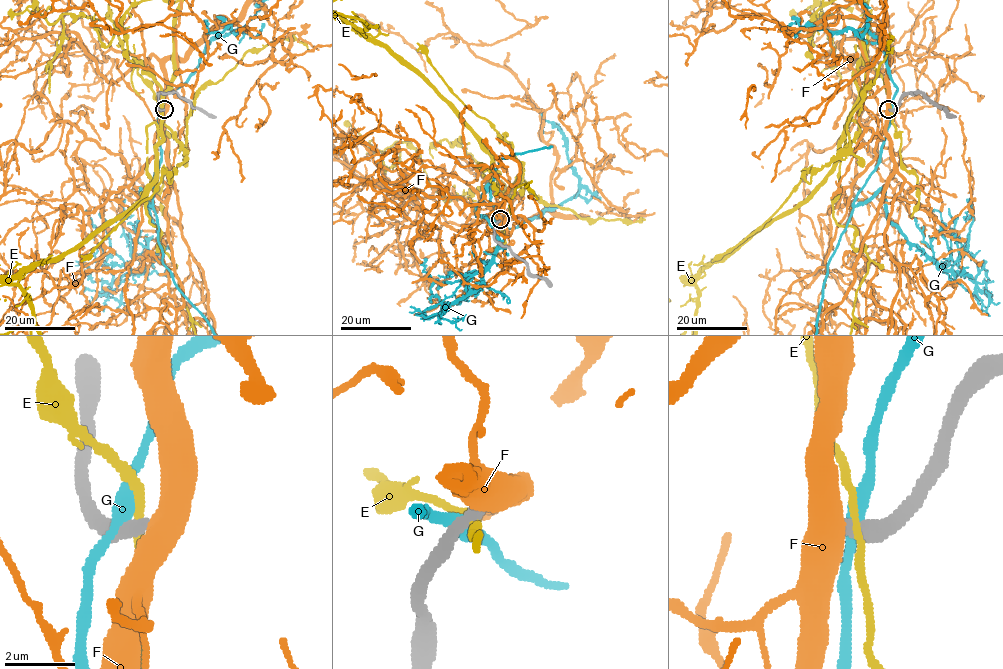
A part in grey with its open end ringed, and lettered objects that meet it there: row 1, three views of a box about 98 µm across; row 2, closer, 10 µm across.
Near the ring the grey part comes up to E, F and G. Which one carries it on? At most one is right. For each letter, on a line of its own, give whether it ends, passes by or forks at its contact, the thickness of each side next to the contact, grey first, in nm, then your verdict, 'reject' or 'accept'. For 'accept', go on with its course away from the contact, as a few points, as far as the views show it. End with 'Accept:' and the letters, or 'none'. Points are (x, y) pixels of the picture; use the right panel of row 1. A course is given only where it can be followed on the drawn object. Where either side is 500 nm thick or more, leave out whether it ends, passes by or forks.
E: it passes by; calibres 460 and 200 nm; reject
F: calibres 400 and 750 nm; reject
G: calibres 550 and 360 nm; reject
Accept: none

